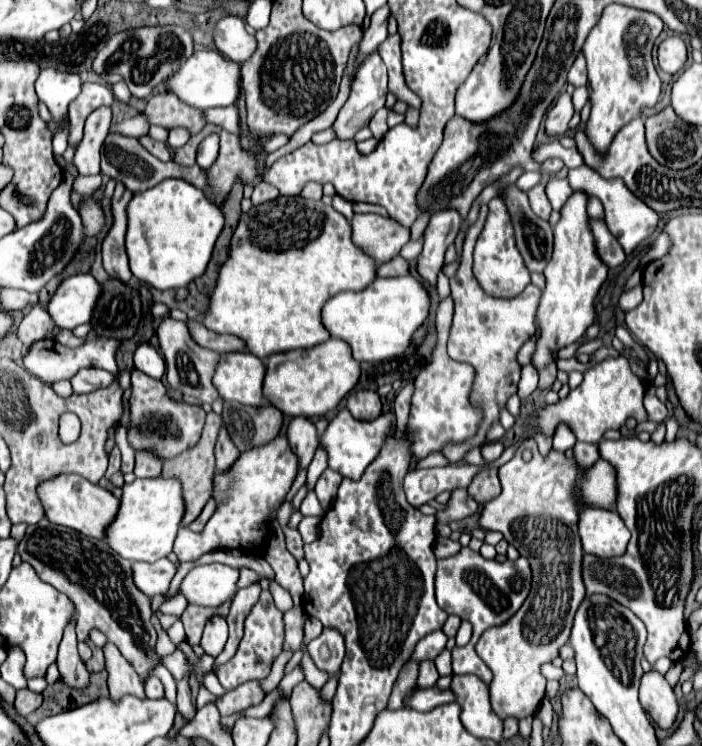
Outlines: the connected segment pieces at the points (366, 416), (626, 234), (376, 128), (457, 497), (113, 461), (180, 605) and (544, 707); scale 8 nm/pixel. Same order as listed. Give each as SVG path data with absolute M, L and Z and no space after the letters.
M359 390L349 394L347 408L359 420L375 420L381 414L381 398L373 390Z
M597 174L595 196L601 200L601 204L605 208L605 224L609 228L609 232L619 240L619 244L623 246L625 252L633 252L635 246L641 244L647 236L651 236L653 230L657 228L659 214L655 210L647 208L647 204L643 204L635 194L631 194L629 188L623 184L623 180L603 180L603 176Z
M385 108L377 110L377 112L375 112L375 116L373 116L373 118L371 118L371 122L369 122L369 128L371 128L371 132L373 132L373 138L381 140L381 138L385 136L385 132L389 130L385 120L387 120L387 110L385 110Z
M453 490L453 496L447 504L447 510L437 512L437 520L441 524L449 524L453 520L463 520L467 516L473 516L479 510L477 502L467 496L467 490Z
M115 446L113 450L111 450L111 454L109 454L109 468L107 468L107 478L111 478L115 472L119 472L119 466L121 466L121 452L119 452L119 448Z
M177 594L168 598L160 607L159 610L165 614L181 616L185 611L188 603L182 594Z
M544 698L536 711L536 715L541 719L545 728L550 728L553 721L554 711L550 700Z

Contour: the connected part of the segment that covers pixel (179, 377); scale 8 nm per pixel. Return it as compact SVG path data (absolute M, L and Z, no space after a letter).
M163 318L163 322L157 328L157 338L159 346L165 358L167 366L167 380L173 388L179 388L185 396L193 396L205 404L211 404L213 400L219 398L217 388L213 386L213 374L215 374L215 364L219 364L219 354L215 350L207 350L191 338L191 332L185 322L177 322L173 318Z

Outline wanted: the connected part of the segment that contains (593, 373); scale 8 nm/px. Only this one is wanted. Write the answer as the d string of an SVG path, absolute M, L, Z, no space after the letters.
M605 358L601 364L589 368L585 372L585 380L569 392L565 400L559 400L553 406L541 408L541 412L531 420L533 426L539 426L545 434L553 434L559 422L565 422L575 432L577 440L583 442L599 442L605 430L619 430L629 416L635 416L637 422L645 422L647 414L643 408L645 384L637 378L627 362L627 358Z

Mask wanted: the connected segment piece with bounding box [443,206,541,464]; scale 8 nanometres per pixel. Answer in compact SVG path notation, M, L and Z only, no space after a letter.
M481 206L477 222L467 230L463 254L461 254L461 266L459 266L455 278L451 278L451 296L455 300L455 314L453 314L453 324L451 324L451 332L449 332L447 350L453 360L467 362L477 370L471 400L477 400L477 404L483 406L483 424L477 432L479 436L471 438L471 442L467 440L459 446L447 446L443 450L443 456L447 456L449 462L453 462L453 464L457 462L457 458L461 454L465 454L465 450L469 452L471 448L481 448L485 444L487 432L491 430L491 426L495 422L499 422L499 410L507 406L507 400L513 394L517 394L519 376L521 376L521 364L517 362L517 352L523 346L523 342L535 334L535 310L541 300L541 290L537 290L537 286L533 286L533 284L529 284L519 296L509 298L509 300L491 298L477 284L477 280L471 272L473 246L483 230L487 212L489 212L489 208Z

